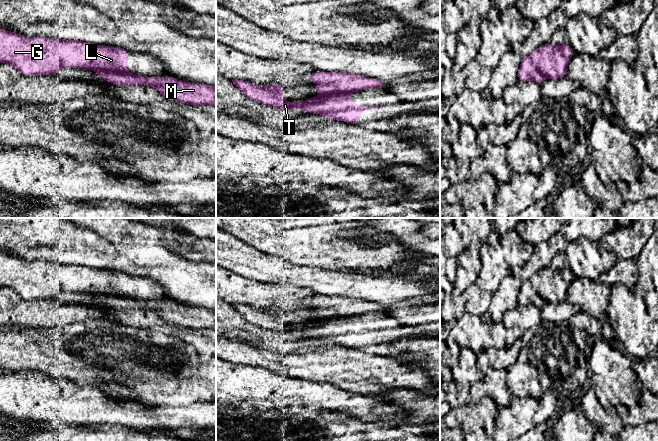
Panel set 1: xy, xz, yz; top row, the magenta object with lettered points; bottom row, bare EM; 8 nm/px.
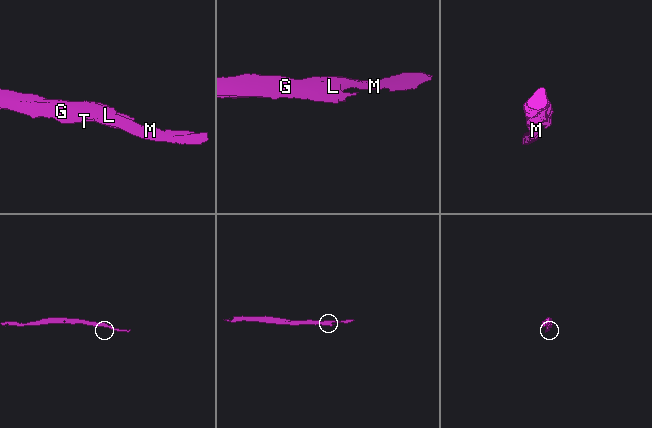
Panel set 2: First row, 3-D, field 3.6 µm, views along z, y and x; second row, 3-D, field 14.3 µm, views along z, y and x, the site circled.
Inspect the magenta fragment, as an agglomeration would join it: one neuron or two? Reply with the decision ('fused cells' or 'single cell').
single cell

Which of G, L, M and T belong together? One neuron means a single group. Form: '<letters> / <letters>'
G L M T

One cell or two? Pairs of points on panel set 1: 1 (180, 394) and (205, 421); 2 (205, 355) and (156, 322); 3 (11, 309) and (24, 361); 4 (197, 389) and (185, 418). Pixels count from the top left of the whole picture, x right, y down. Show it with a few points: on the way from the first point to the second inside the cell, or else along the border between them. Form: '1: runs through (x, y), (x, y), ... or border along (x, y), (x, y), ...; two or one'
1: border along (192, 403), (189, 405); two
2: runs through (196, 342), (190, 336), (169, 329); one
3: border along (10, 326), (17, 328), (40, 327); two
4: border along (187, 405), (171, 407); two

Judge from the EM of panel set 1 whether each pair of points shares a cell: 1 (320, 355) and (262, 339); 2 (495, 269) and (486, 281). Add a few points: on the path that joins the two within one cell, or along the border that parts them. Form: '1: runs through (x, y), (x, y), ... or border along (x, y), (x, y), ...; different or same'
1: border along (245, 340), (267, 349); different
2: runs through (492, 272), (489, 278); same

